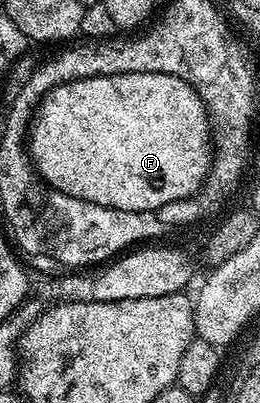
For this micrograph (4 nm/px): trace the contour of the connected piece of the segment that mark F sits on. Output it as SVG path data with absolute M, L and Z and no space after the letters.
M162 73L88 77L50 89L30 121L26 148L47 187L98 206L131 212L155 212L167 203L193 197L212 162L208 113L199 94L182 78Z

